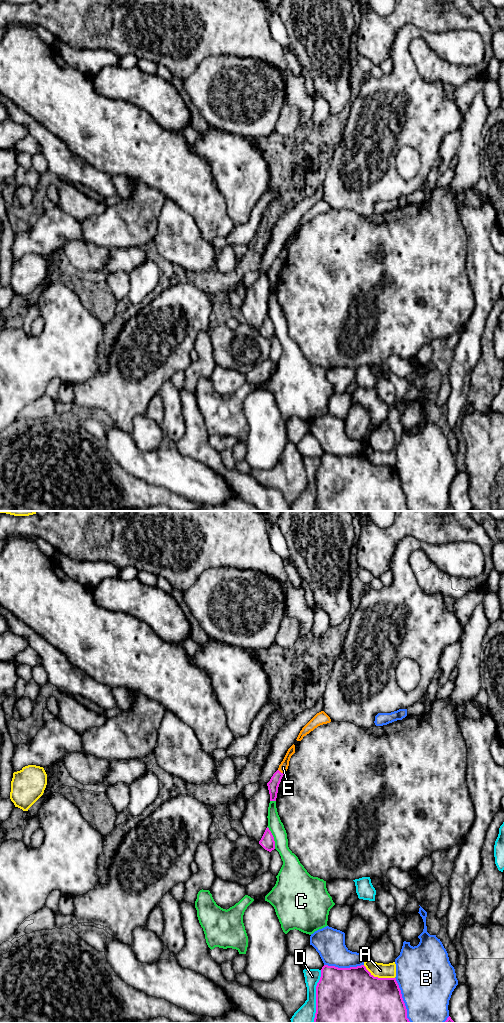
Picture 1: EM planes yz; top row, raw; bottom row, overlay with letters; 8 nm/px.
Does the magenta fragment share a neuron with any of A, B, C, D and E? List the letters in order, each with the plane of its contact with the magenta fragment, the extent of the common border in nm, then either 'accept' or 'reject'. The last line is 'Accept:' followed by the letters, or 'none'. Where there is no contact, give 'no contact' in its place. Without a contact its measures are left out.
A: yz | 280 nm | reject
B: yz | 400 nm | reject
C: yz | 200 nm | reject
D: yz | 440 nm | reject
E: yz | 60 nm | accept
Accept: E

